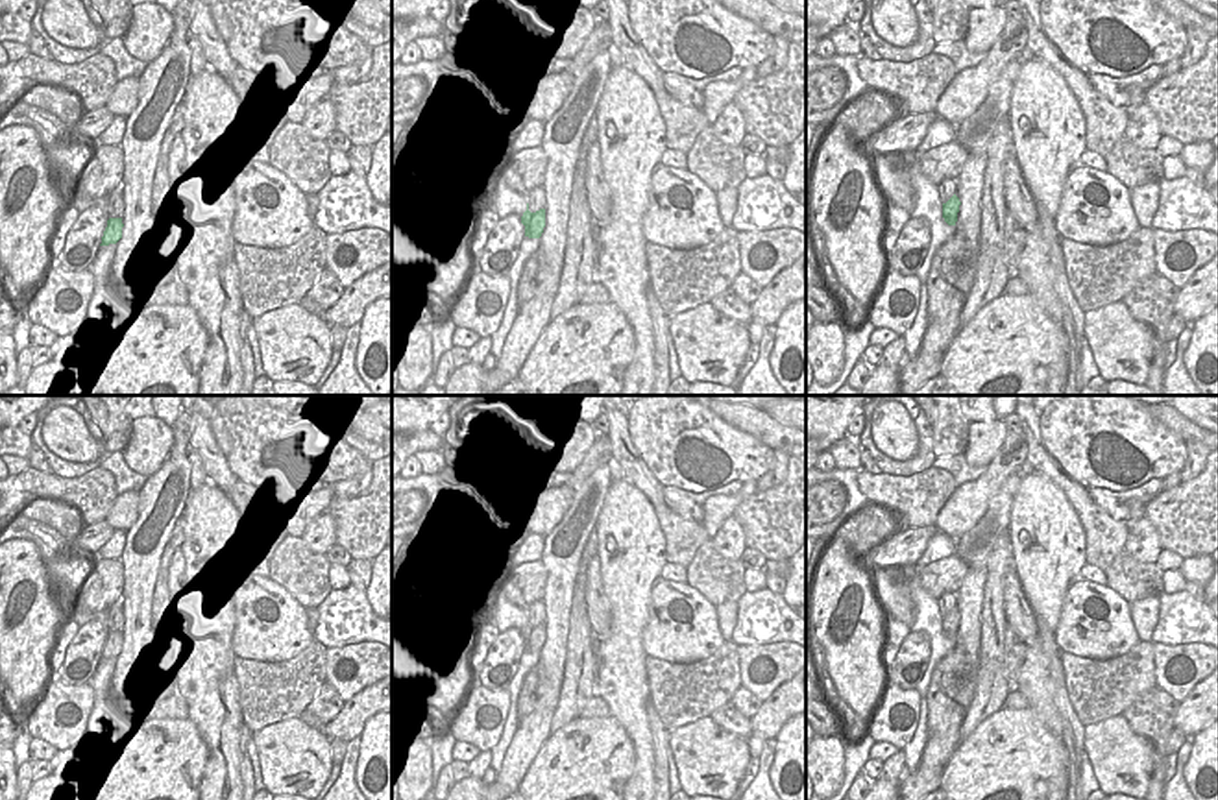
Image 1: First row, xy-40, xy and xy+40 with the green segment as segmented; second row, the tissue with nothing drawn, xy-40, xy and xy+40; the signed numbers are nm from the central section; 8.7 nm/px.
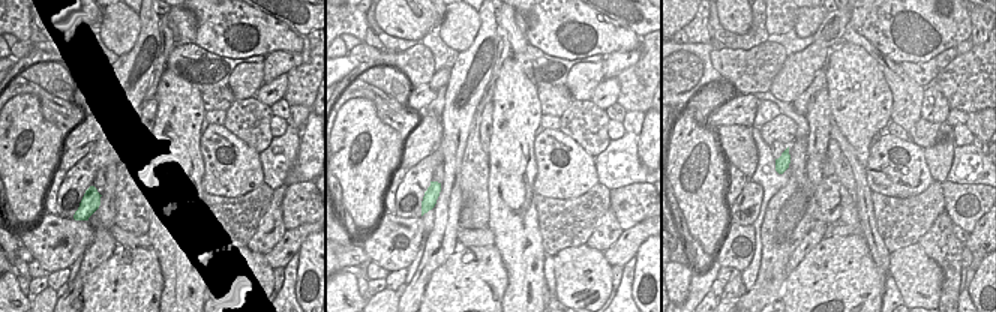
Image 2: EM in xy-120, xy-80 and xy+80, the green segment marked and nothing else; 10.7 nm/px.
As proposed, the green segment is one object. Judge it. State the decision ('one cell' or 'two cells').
one cell

